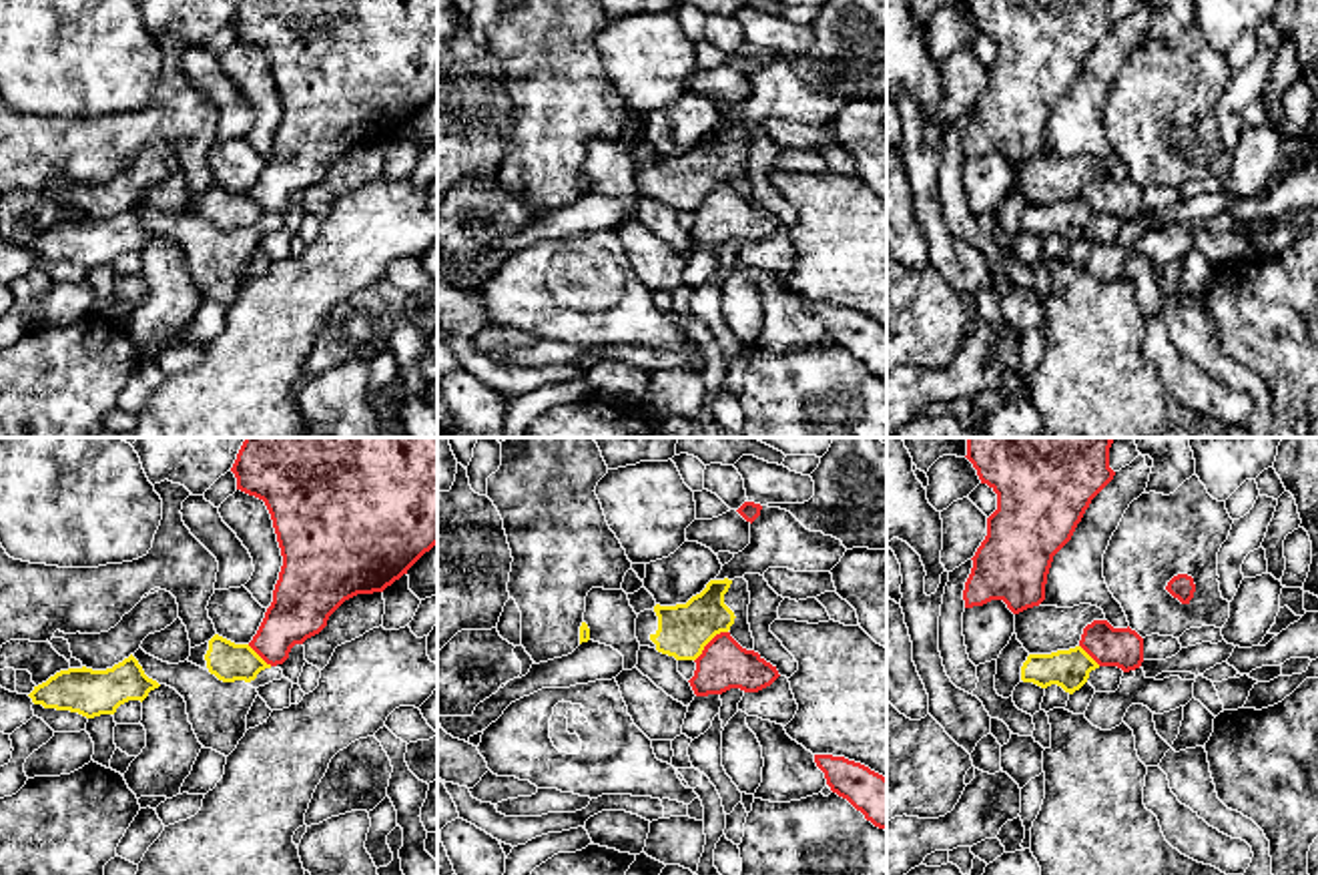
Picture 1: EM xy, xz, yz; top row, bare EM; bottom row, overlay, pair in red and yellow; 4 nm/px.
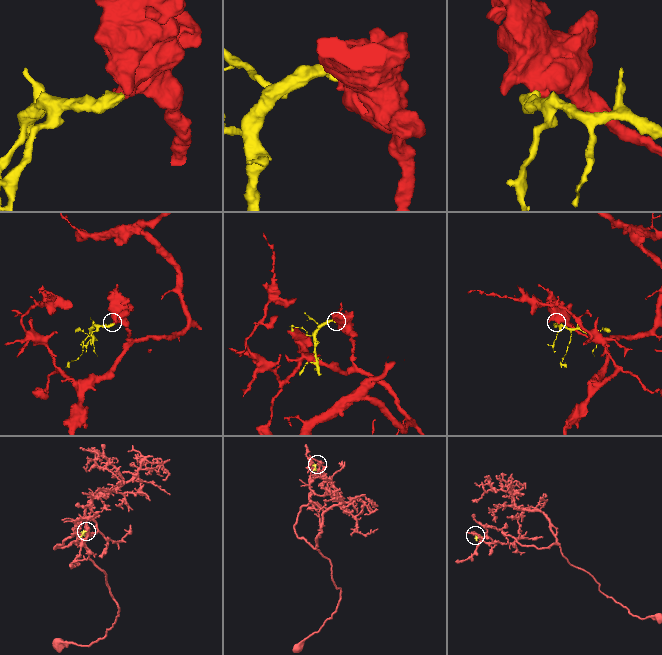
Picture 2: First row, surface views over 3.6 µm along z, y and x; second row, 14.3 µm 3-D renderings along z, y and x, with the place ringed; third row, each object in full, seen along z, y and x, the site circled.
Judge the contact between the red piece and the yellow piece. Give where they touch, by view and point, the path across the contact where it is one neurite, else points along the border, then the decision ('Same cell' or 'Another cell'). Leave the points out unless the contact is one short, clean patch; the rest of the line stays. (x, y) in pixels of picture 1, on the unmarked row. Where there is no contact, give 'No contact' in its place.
Touches red at xz (709, 193). Boundary: xz (727, 181), (721, 181), (695, 211). Another cell

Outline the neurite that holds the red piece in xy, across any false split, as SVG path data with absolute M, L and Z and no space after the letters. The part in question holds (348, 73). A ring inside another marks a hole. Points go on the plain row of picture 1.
M239 0L231 22L237 28L237 40L265 52L283 106L273 153L267 159L257 185L249 193L249 197L271 217L283 215L295 195L303 195L307 189L319 185L327 177L329 167L345 151L357 144L383 142L437 94L437 0Z

